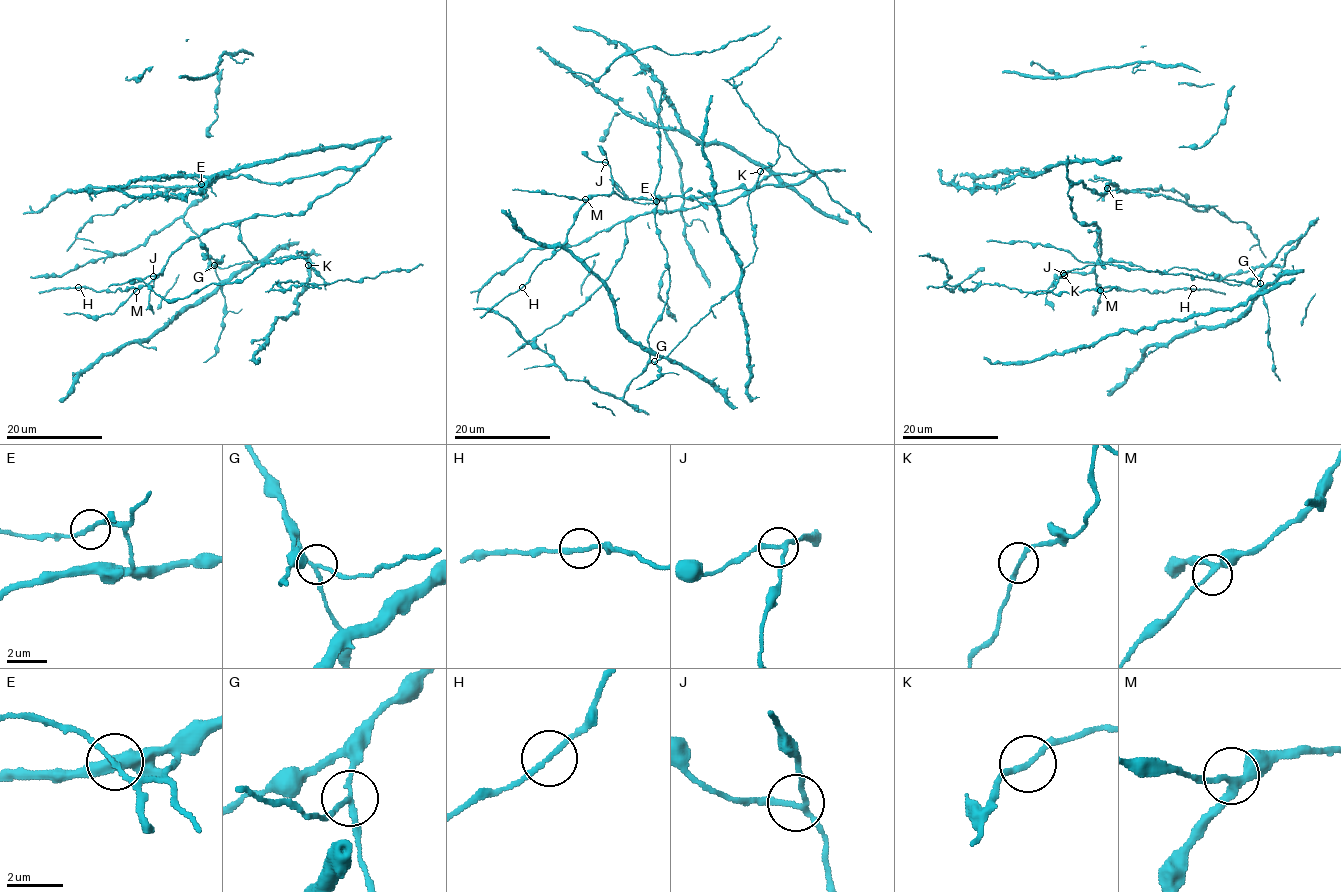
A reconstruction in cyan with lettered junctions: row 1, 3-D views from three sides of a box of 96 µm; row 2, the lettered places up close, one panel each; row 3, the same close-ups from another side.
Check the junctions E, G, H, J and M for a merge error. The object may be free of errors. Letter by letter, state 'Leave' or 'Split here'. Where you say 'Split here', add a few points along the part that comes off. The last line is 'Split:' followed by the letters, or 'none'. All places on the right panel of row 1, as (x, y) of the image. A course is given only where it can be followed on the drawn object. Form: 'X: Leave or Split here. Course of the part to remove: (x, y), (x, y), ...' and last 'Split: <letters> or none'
E: Leave
G: Split here. Course of the part to remove: (1260, 283), (1252, 286), (1087, 264), (1064, 273), (1047, 293), (995, 284), (928, 288)
H: Leave
J: Leave
M: Leave
Split: G

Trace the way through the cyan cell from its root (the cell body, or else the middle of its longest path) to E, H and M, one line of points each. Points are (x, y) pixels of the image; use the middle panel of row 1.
E: (556, 252), (593, 196), (701, 197), (751, 189), (771, 174), (811, 174), (720, 205), (668, 211), (656, 201)
H: (556, 252), (537, 266), (522, 287)
M: (556, 252), (565, 242), (574, 213), (585, 199)

